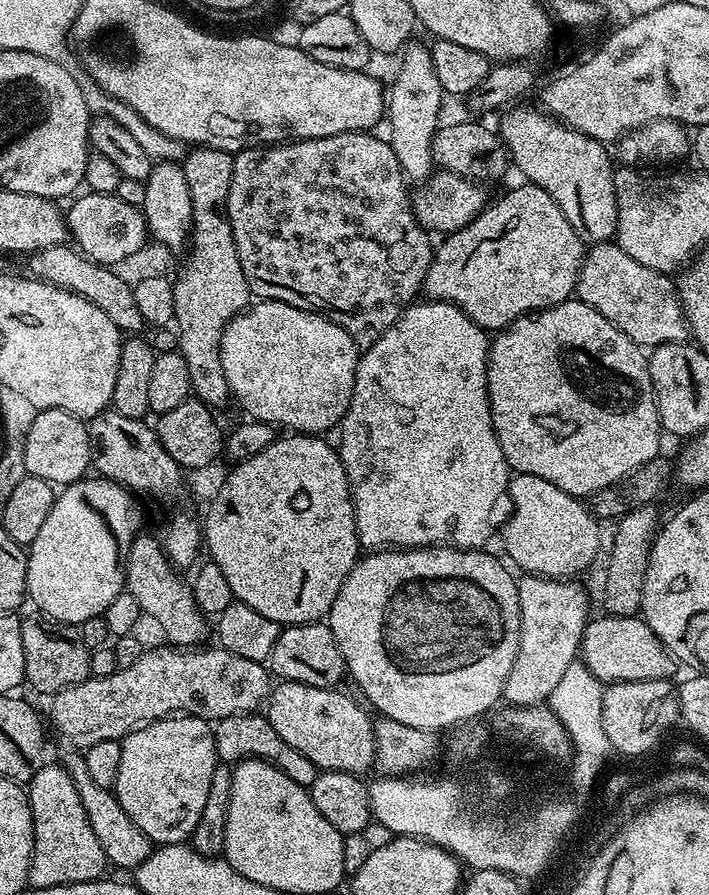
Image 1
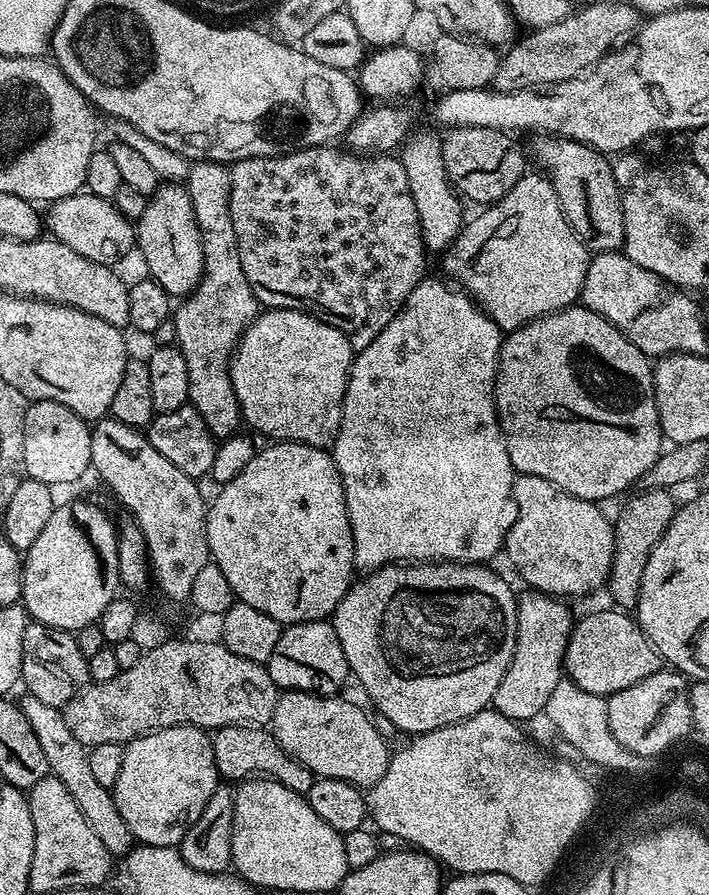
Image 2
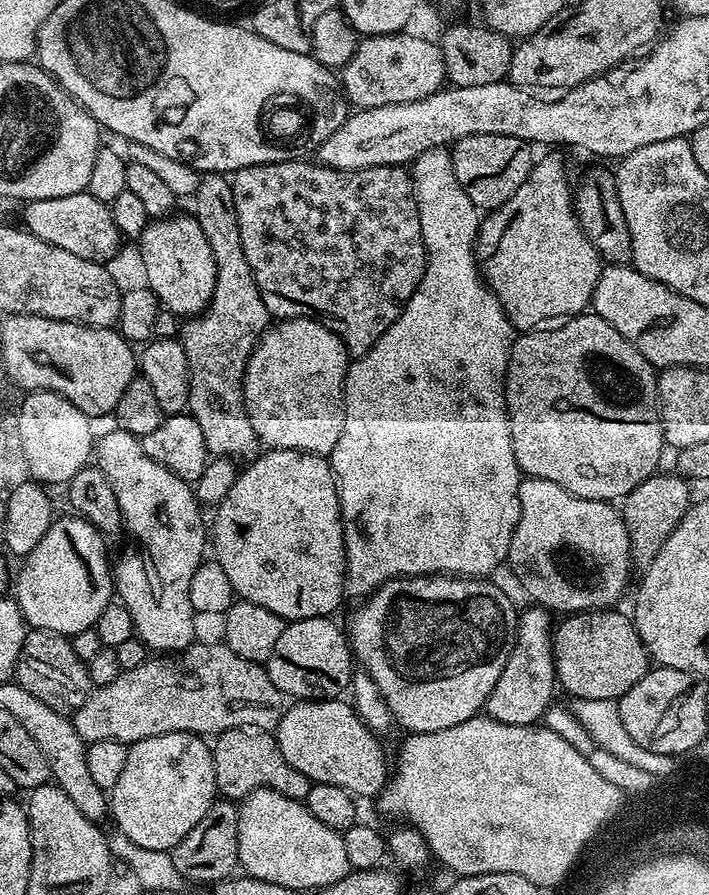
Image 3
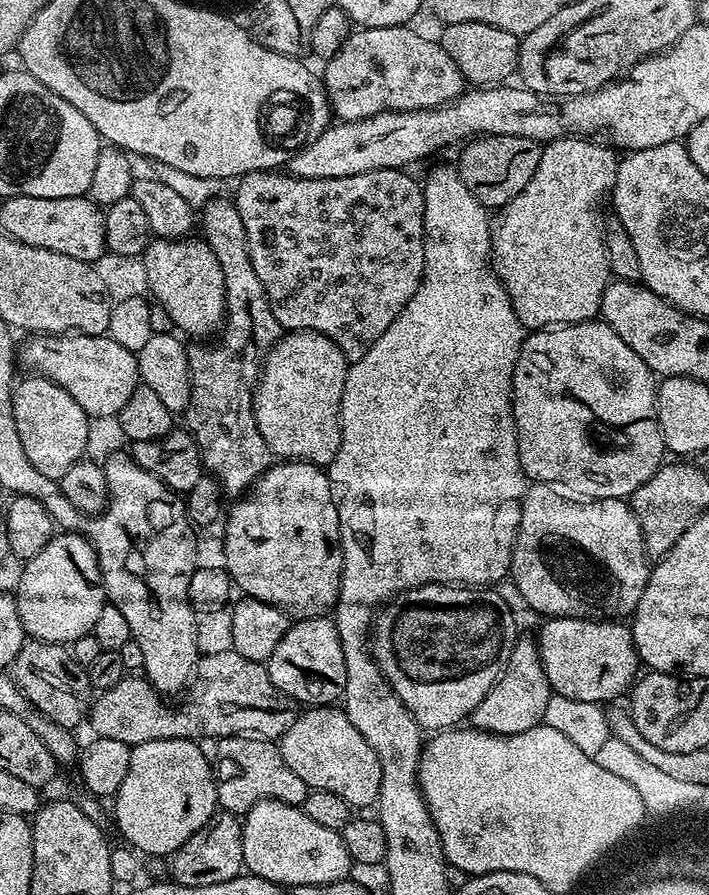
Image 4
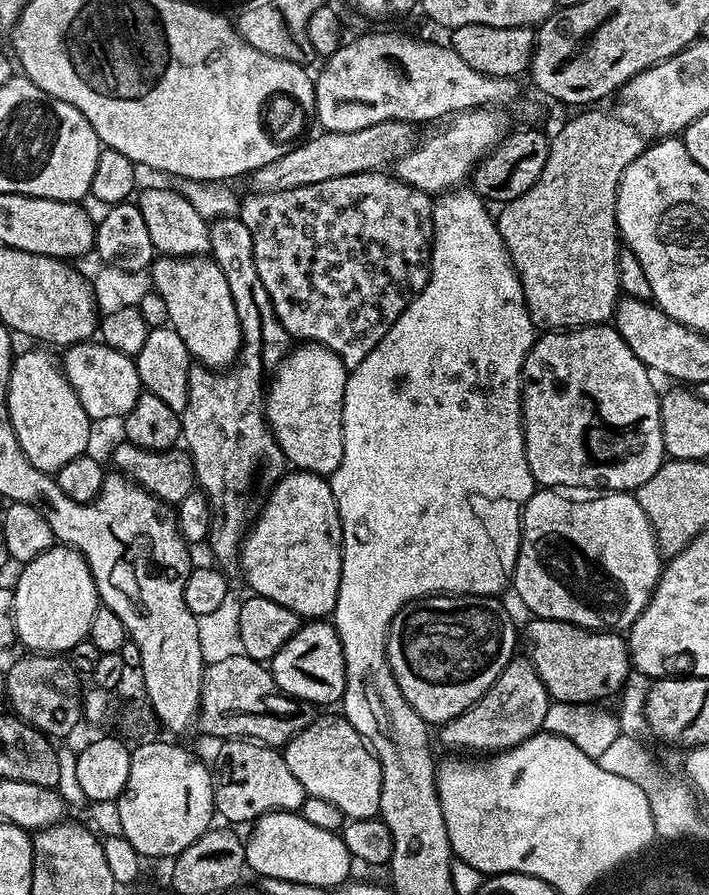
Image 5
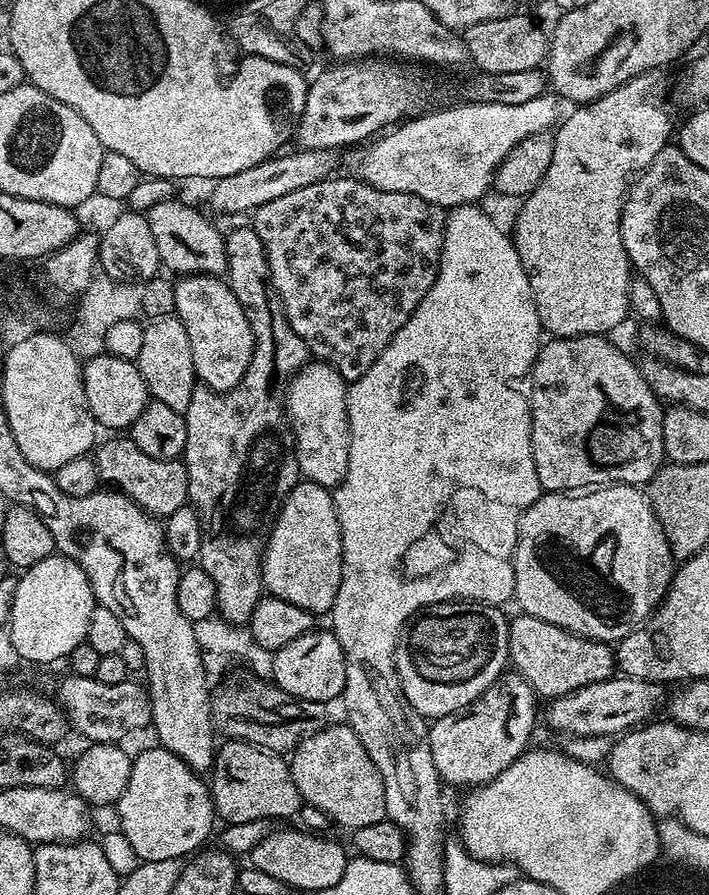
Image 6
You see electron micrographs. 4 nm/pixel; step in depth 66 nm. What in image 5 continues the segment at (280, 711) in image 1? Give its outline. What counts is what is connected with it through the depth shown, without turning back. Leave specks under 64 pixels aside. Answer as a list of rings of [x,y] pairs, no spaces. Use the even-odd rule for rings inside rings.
[[[317,715],[316,720],[306,726],[306,730],[283,745],[282,751],[286,766],[290,766],[294,778],[302,782],[309,797],[332,803],[348,820],[379,817],[382,798],[380,763],[358,730],[354,730],[354,726],[350,726],[343,715]]]

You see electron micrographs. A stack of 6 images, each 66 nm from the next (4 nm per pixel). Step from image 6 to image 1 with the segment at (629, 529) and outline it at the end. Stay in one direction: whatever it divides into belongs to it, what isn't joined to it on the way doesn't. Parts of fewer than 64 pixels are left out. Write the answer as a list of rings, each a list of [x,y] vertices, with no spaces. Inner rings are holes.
[[[530,474],[513,475],[508,482],[508,493],[512,499],[512,517],[504,524],[502,537],[504,548],[508,551],[507,559],[513,565],[516,563],[521,573],[567,580],[579,577],[579,572],[586,571],[595,562],[600,552],[601,525],[583,499],[566,494],[566,490],[558,490],[558,486],[546,482],[546,478],[534,478]]]

